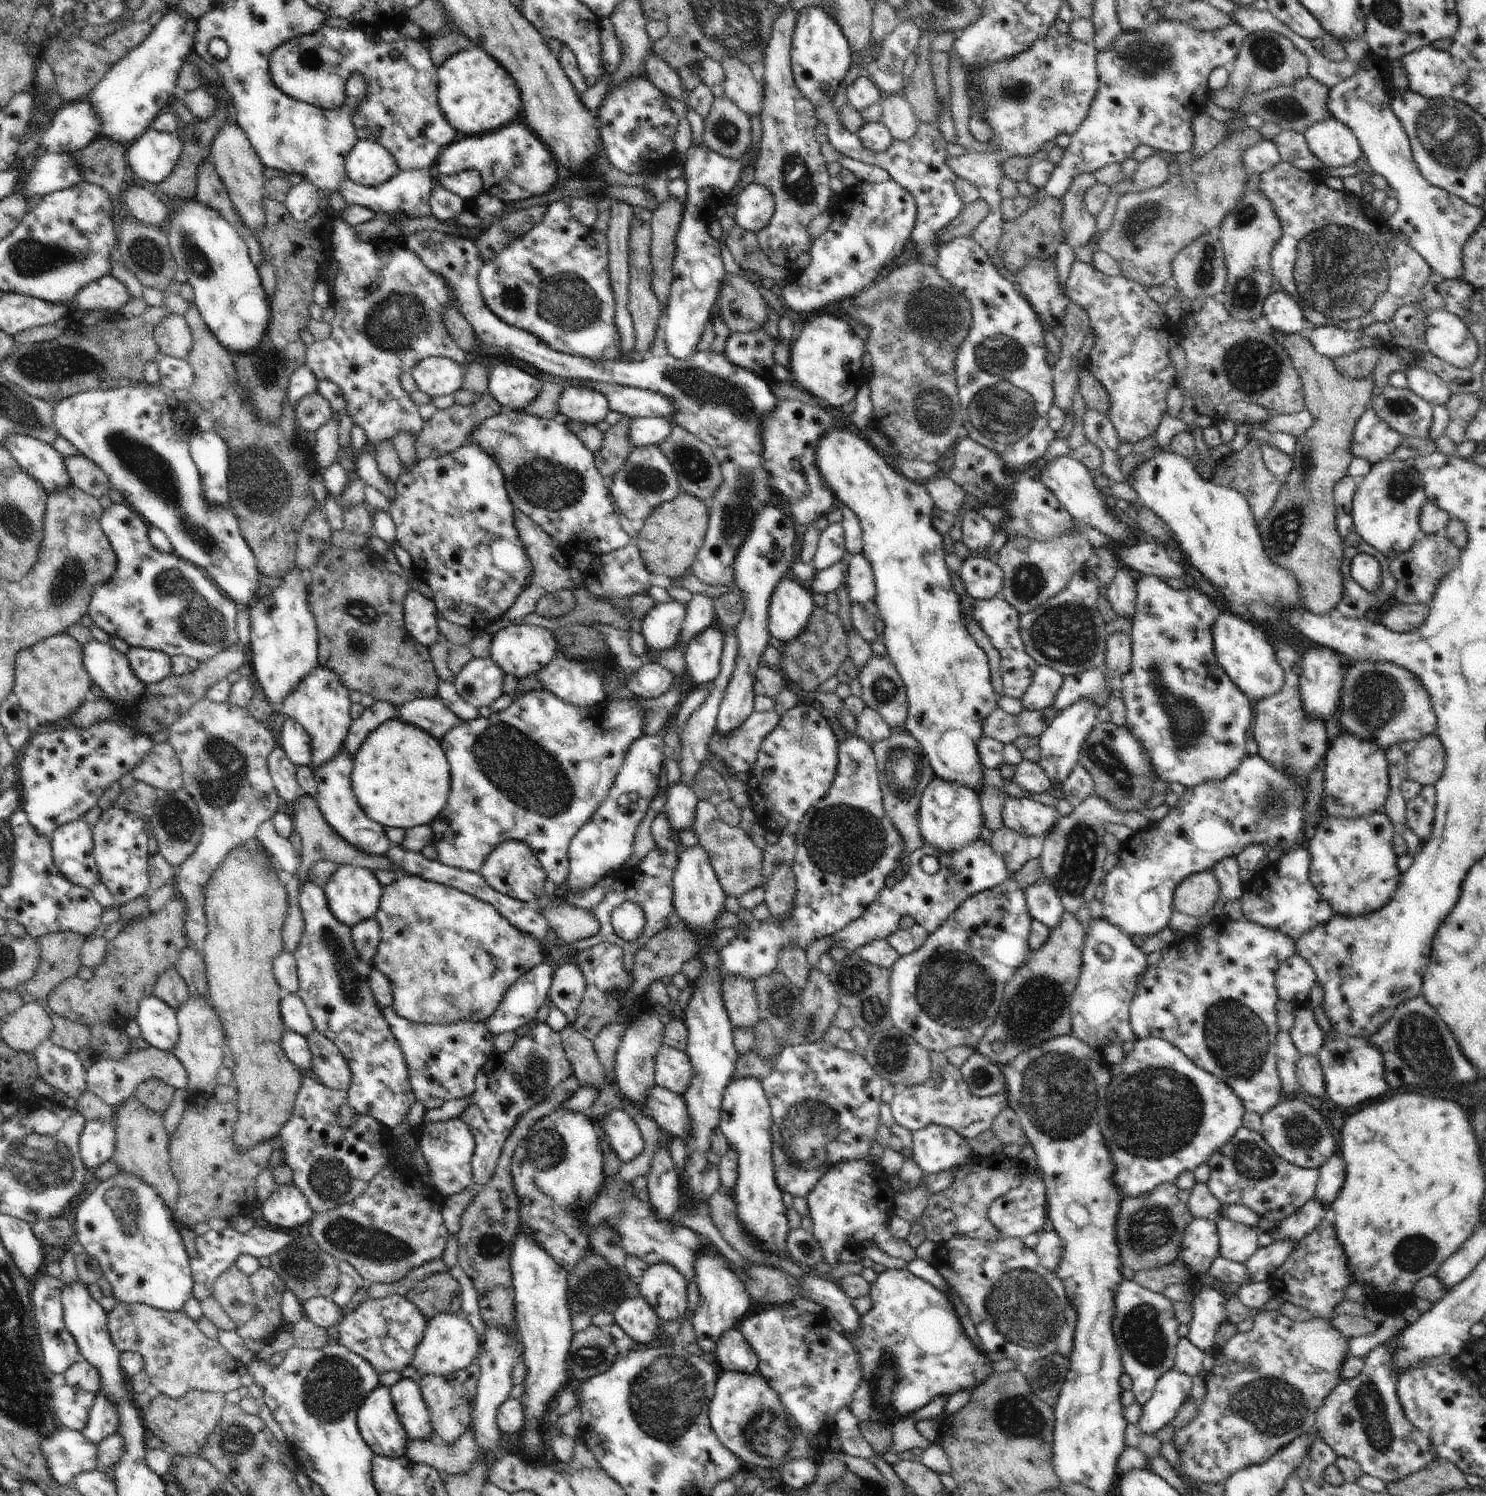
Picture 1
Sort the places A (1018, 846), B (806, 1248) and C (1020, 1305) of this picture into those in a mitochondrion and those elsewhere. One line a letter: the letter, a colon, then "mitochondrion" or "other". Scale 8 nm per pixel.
A: other
B: mitochondrion
C: mitochondrion

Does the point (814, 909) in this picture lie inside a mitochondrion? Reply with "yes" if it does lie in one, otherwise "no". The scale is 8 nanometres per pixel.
no

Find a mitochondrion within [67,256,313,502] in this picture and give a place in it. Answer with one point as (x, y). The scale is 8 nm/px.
(270, 370)

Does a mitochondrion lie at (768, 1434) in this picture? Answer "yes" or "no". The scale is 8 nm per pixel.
yes

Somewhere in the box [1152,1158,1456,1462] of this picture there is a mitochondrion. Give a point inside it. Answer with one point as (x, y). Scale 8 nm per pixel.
(1268, 1405)

